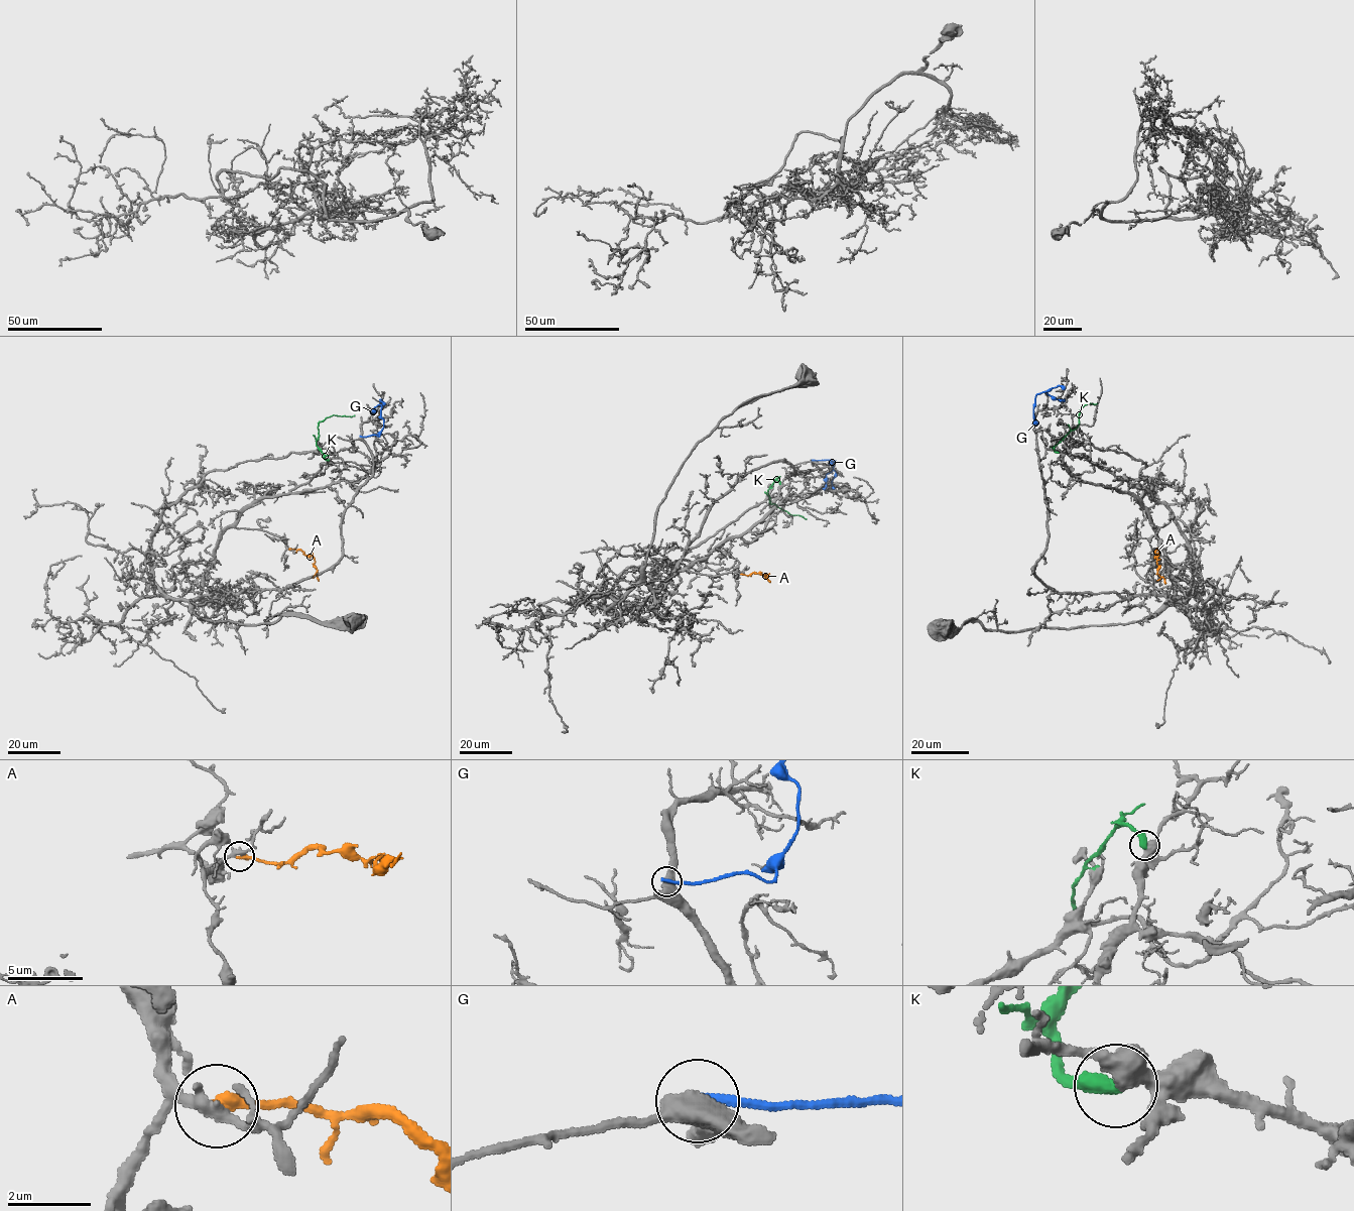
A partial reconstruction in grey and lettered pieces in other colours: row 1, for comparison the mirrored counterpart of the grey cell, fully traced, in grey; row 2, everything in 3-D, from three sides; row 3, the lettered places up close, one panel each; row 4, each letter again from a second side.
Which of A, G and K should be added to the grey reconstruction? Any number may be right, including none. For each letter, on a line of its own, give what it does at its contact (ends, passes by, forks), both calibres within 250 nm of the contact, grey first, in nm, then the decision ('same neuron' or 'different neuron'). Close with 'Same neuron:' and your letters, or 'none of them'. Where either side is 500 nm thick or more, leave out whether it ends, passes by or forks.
A: it ends; calibres 280 and 300 nm; same neuron
G: calibres 500 and 280 nm; different neuron
K: it ends; calibres 400 and 440 nm; different neuron
Same neuron: A

